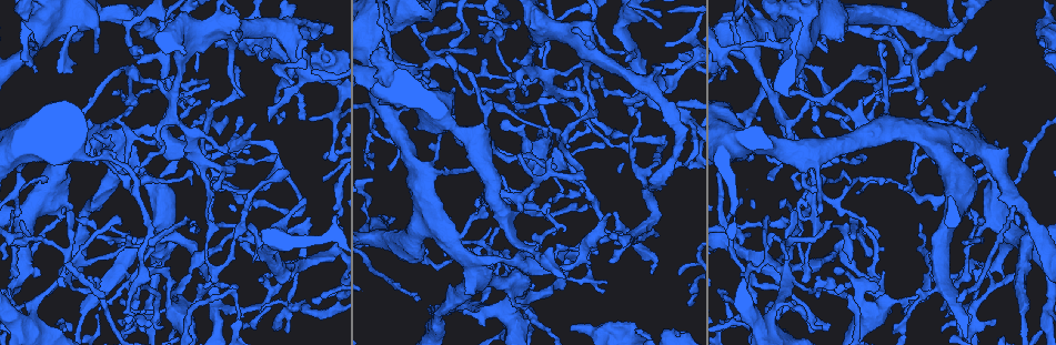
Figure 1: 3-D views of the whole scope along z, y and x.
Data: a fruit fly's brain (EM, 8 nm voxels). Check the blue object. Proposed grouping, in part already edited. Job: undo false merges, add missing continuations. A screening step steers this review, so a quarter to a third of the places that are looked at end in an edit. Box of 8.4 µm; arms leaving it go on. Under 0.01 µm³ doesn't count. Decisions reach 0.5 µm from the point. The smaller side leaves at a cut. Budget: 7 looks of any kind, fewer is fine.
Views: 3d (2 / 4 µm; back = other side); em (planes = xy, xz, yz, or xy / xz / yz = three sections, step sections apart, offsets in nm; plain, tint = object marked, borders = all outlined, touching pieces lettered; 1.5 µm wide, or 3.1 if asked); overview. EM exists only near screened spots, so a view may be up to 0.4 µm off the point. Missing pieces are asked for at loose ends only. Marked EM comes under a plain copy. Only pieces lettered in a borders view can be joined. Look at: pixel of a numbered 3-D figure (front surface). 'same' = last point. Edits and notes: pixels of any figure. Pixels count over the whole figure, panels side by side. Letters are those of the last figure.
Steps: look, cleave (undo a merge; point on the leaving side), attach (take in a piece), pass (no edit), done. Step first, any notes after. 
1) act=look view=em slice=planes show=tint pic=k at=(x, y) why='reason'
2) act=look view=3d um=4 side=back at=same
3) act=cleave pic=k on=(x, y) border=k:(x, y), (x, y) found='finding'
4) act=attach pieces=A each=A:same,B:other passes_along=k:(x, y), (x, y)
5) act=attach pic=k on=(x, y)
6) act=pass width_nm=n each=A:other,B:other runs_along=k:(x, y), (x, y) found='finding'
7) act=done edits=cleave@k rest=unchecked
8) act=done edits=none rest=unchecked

act=look view=em slice=planes show=borders pic=1 at=(644, 103) why='thin end'

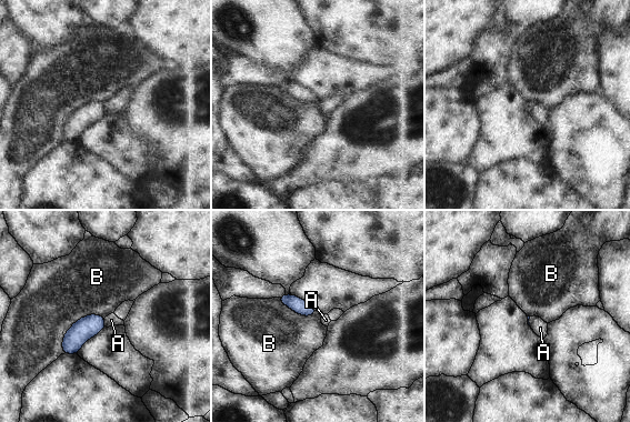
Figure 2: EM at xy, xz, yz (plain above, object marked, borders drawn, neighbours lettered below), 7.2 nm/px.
act=pass each=A:other,B:other border=2:(106, 317), (104, 325) found='none of them fits'

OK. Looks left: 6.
act=look view=em slice=planes show=tint pic=1 at=(920, 226) why='tapers out'

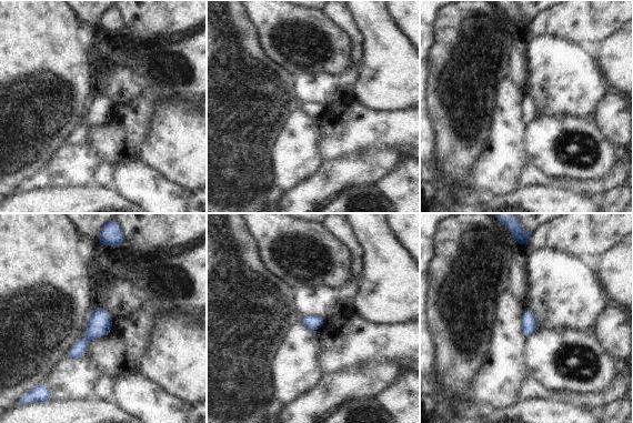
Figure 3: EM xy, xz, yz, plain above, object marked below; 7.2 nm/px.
act=look view=em slice=planes show=borders at=same

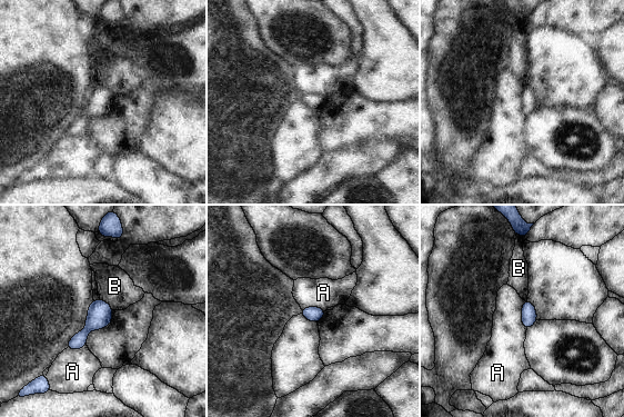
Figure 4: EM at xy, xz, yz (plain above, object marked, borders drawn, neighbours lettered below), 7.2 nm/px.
act=pass longest_contact=A:220nm each=A:other,B:other border=4:(523, 300), (522, 325), (526, 329) found='none of them fits'

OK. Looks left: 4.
act=look view=3d um=4 pic=1 at=(156, 143) why='tapers out'

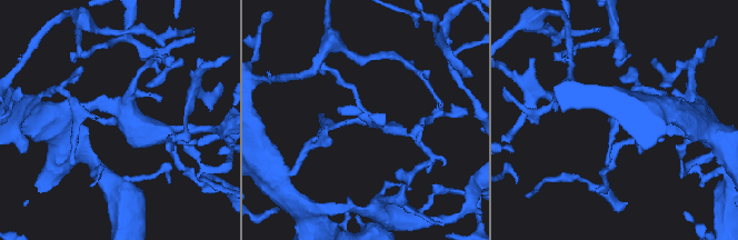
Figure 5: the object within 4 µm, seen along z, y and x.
act=look view=em slice=yz step=4 show=borders pic=5 at=(115, 123)

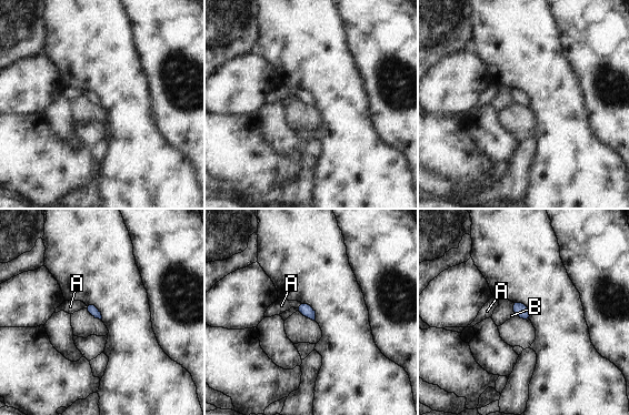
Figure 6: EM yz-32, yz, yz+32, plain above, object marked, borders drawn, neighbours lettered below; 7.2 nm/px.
act=attach pieces=A longest_contact=B:110nm each=A:same,B:other passes_along=6:(306, 310), (298, 305), (281, 305) found='it goes on there'

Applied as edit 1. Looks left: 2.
act=done edits=attach@6 rest=unchecked

